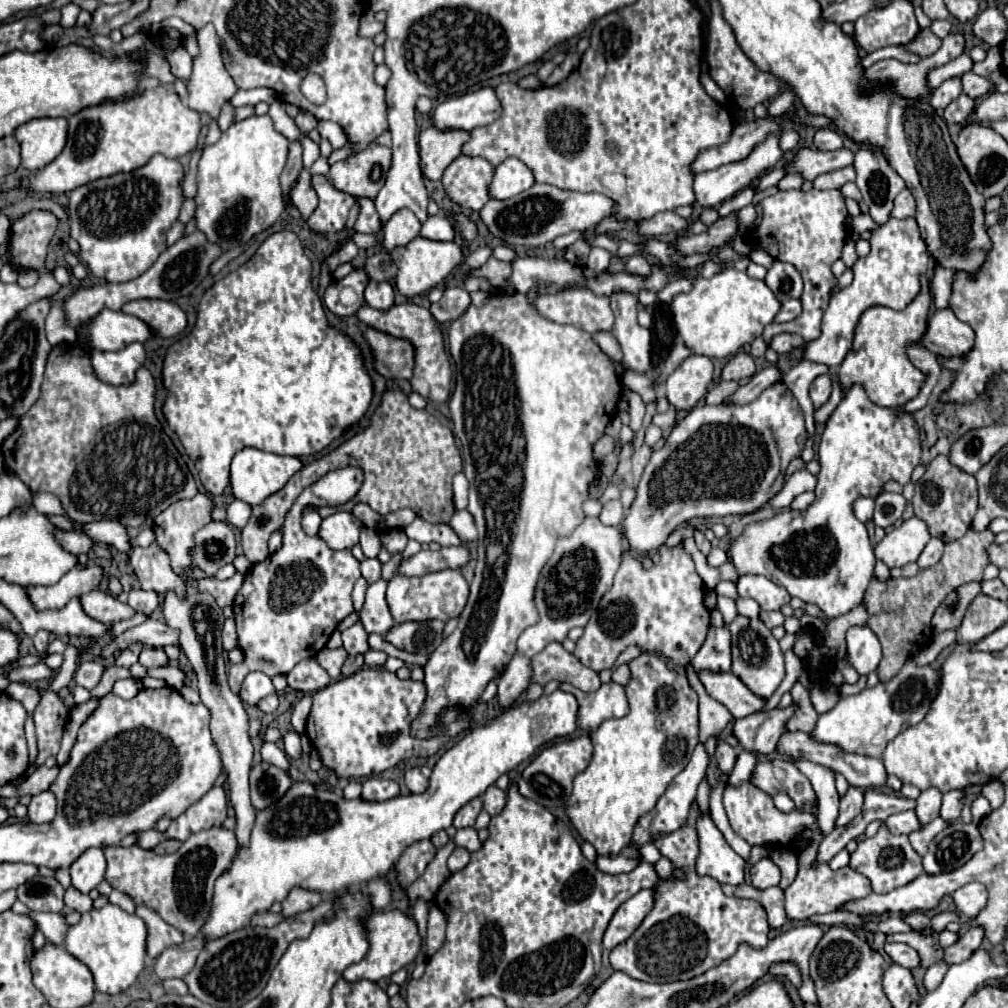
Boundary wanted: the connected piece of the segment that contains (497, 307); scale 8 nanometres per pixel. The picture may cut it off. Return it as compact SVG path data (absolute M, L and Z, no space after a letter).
M494 293L486 305L482 305L482 307L470 305L462 317L458 317L456 321L450 323L448 349L450 349L450 355L456 365L456 387L452 391L448 407L450 407L452 423L454 423L454 435L460 441L464 475L470 481L468 511L474 515L474 521L478 527L478 565L476 565L474 581L470 585L470 597L468 597L464 611L460 613L460 617L446 623L444 639L442 639L440 647L430 655L428 663L424 665L424 673L426 673L424 683L428 687L428 697L426 697L422 715L412 723L412 733L416 737L430 737L430 735L438 733L438 713L446 705L474 707L478 703L484 687L488 685L488 681L498 679L504 673L506 663L510 661L510 657L516 651L516 639L520 637L520 633L538 621L538 611L534 607L536 581L540 577L542 567L550 559L556 541L560 537L568 537L576 529L576 525L580 525L584 519L582 503L588 499L590 481L598 475L598 463L592 459L592 447L604 435L604 427L614 417L614 409L616 409L618 401L622 399L620 377L614 373L610 357L606 357L606 353L602 353L602 349L592 341L590 333L586 333L574 325L556 325L556 323L544 319L542 315L538 315L532 309L532 305L528 303L528 299L534 295L536 293L528 293L528 295L526 293L516 293L516 295L496 295Z

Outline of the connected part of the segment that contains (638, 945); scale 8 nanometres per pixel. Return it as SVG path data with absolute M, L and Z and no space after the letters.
M694 803L688 823L682 829L654 841L664 857L684 869L686 881L666 879L656 883L654 909L646 915L642 925L628 941L610 951L610 965L614 971L624 971L640 981L670 983L702 975L704 971L732 957L740 943L750 943L752 947L764 947L768 943L770 927L766 921L766 911L758 901L726 897L716 879L696 875L694 861L698 857L698 835L694 823L698 815L700 809Z

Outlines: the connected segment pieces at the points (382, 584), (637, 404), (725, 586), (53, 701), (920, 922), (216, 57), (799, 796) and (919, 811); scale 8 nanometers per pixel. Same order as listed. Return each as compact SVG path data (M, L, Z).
M381 578L380 581L372 583L366 591L366 601L360 611L360 621L368 633L384 635L394 625L394 619L386 605L386 589L387 582Z
M624 387L624 395L628 397L628 403L630 403L630 409L628 409L628 413L630 413L630 429L638 431L640 425L642 425L642 417L644 417L646 407L644 407L644 403L642 403L642 399L640 399L640 395L636 391Z
M721 581L715 588L717 595L725 596L736 600L739 596L736 585L730 581Z
M42 693L42 699L34 711L36 723L36 739L38 739L38 757L28 767L26 775L32 775L50 755L58 753L64 723L68 717L68 707L58 699L56 693Z
M914 911L903 917L903 920L908 923L913 930L927 929L932 926L932 919L925 915L925 913L920 913L920 911Z
M213 24L204 25L198 31L198 45L200 45L200 53L194 59L194 69L192 69L190 85L188 85L188 93L190 93L188 107L196 109L198 113L208 113L211 118L218 118L222 105L234 97L238 87L236 87L234 79L230 77L230 73L224 69L220 49L218 49L218 37L216 37L216 29Z
M782 759L758 761L750 781L768 795L776 793L790 795L790 799L796 803L796 809L800 811L808 811L814 815L818 813L818 809L814 807L816 793L810 781L796 769L792 761L782 761Z
M930 787L926 791L922 791L922 795L916 799L916 815L920 819L922 825L930 823L932 819L938 817L940 813L940 805L942 805L942 791L936 787Z

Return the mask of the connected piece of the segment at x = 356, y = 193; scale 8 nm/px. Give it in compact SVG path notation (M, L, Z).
M386 131L358 155L332 165L328 179L336 189L352 197L374 199L386 183L390 155L390 133Z

